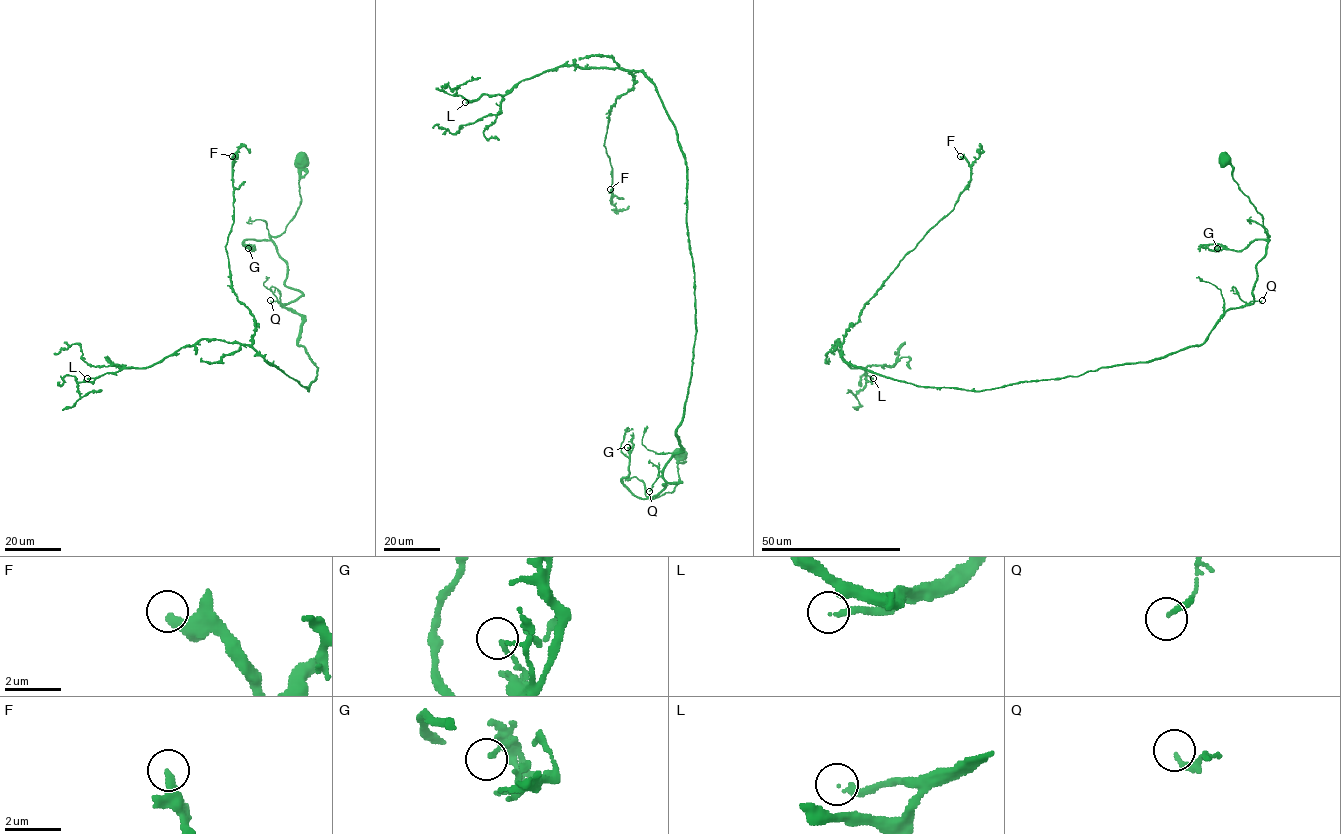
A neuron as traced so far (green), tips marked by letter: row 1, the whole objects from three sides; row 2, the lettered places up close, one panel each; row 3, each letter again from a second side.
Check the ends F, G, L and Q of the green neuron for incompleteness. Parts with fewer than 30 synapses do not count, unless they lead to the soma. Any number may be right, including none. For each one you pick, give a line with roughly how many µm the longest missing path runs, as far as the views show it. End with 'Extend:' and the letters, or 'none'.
L: Missing length about 25 µm
Extend: L

